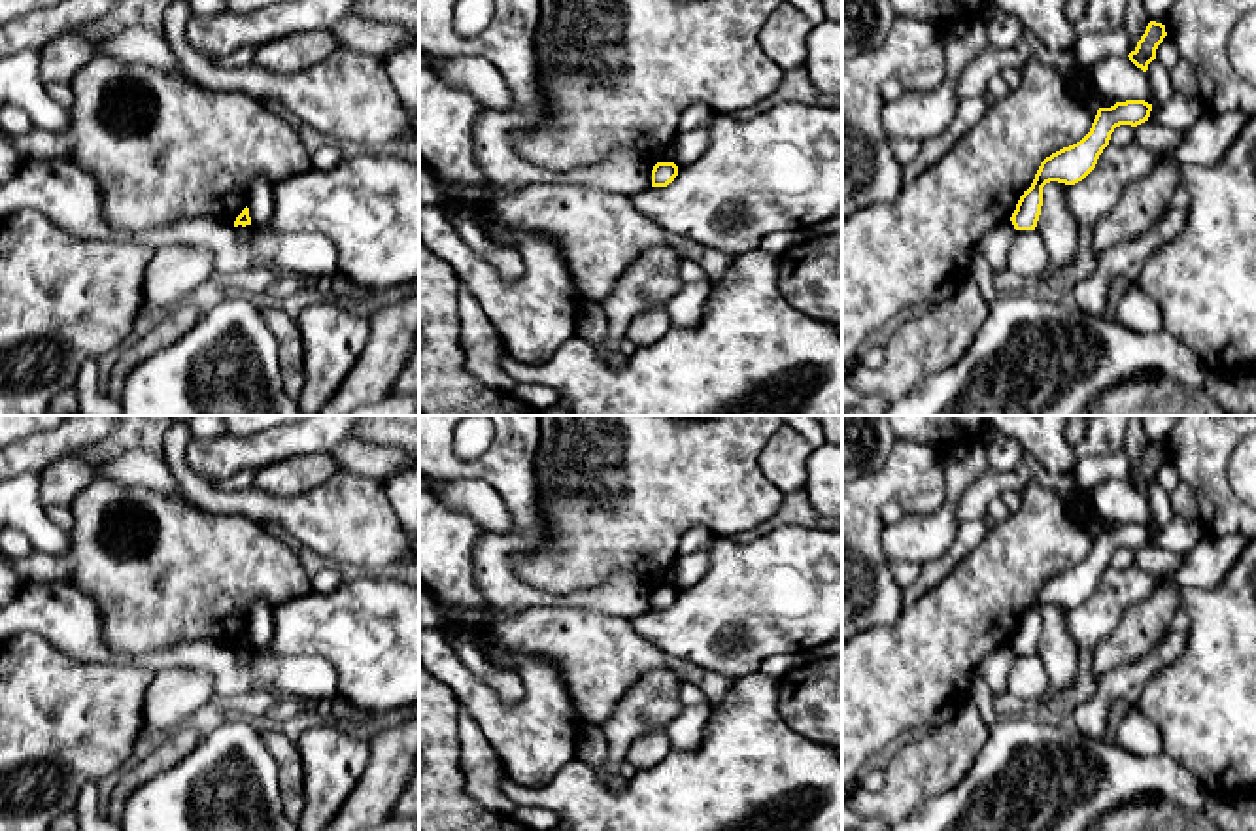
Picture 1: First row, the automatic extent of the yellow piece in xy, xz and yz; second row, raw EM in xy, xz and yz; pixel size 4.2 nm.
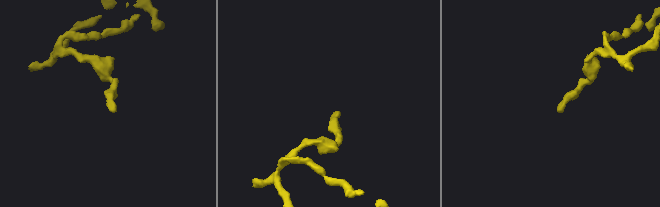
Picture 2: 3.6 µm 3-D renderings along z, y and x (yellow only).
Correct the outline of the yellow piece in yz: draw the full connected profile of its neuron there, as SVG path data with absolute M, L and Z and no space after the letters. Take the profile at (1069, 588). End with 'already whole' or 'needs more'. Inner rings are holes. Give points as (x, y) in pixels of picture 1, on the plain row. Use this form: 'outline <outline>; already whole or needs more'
outline M1126 523L1111 531L1099 531L1090 555L1080 565L1052 576L1041 585L1031 610L1024 614L1010 640L1014 652L1035 653L1043 629L1043 610L1050 604L1065 608L1082 604L1095 591L1114 551L1120 548L1137 550L1148 544L1150 534L1152 527L1145 523Z; already whole

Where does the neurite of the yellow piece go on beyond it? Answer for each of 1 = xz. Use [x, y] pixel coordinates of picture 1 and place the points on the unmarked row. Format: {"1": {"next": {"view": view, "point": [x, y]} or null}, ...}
{"1": {"next": null}}

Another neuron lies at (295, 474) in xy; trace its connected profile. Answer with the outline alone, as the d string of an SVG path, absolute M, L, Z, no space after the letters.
M331 453L291 455L257 470L251 485L289 499L323 485L338 470Z

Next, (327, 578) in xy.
M323 565L314 576L312 576L312 589L319 593L331 593L340 587L340 584L346 580L348 572L334 565Z

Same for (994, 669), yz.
M999 644L978 663L976 674L990 686L993 697L1007 691L1007 676L1014 657L1012 644Z

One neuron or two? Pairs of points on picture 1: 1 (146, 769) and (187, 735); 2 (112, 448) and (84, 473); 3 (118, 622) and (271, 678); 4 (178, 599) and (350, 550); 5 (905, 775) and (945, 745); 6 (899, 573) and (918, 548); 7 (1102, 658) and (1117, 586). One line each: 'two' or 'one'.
1: one
2: two
3: two
4: two
5: one
6: two
7: two

